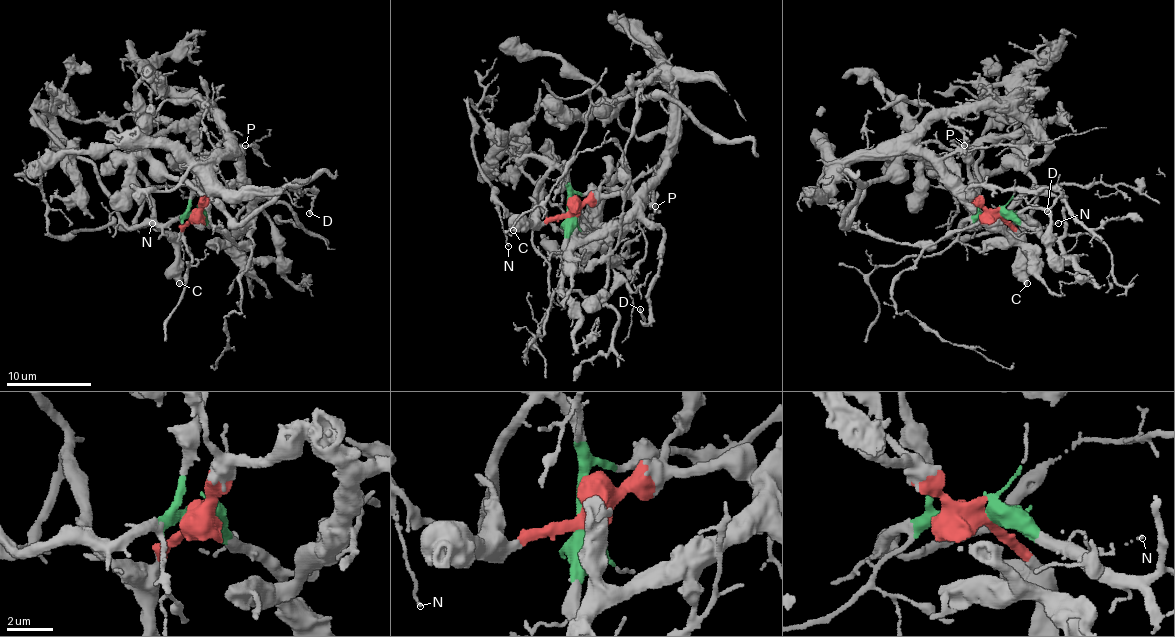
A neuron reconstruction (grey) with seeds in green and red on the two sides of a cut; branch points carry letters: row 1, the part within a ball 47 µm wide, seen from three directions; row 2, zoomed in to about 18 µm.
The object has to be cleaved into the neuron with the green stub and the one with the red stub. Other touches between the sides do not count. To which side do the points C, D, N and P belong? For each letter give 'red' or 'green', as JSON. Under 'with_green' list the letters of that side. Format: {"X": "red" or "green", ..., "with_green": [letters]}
{"C": "red", "D": "red", "N": "green", "P": "red", "with_green": ["N"]}

